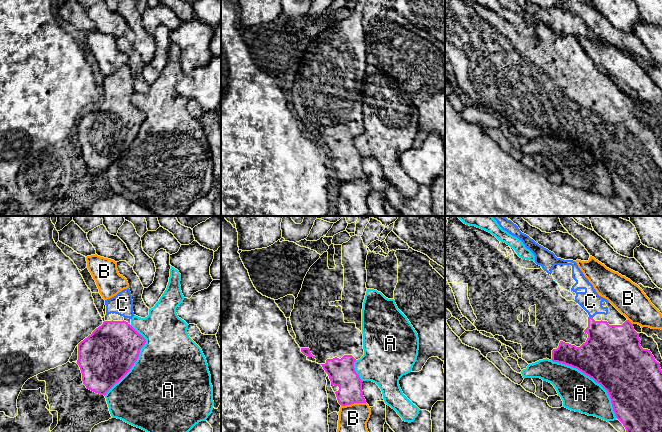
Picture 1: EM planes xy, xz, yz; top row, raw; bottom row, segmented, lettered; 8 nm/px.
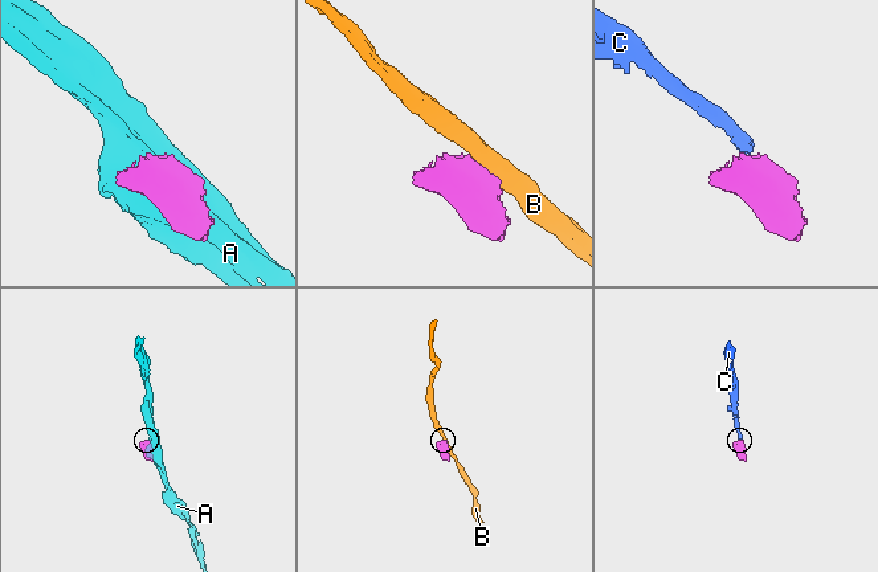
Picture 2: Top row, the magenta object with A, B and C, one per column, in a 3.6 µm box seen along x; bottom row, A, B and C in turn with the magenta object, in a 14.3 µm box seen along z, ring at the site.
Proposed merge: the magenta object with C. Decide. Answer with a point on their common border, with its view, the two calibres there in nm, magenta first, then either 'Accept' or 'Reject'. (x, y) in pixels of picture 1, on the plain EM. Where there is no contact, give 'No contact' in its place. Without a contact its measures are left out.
Touches magenta at yz (591, 93). Thickness 320 nm (magenta) against 170 nm. Accept

